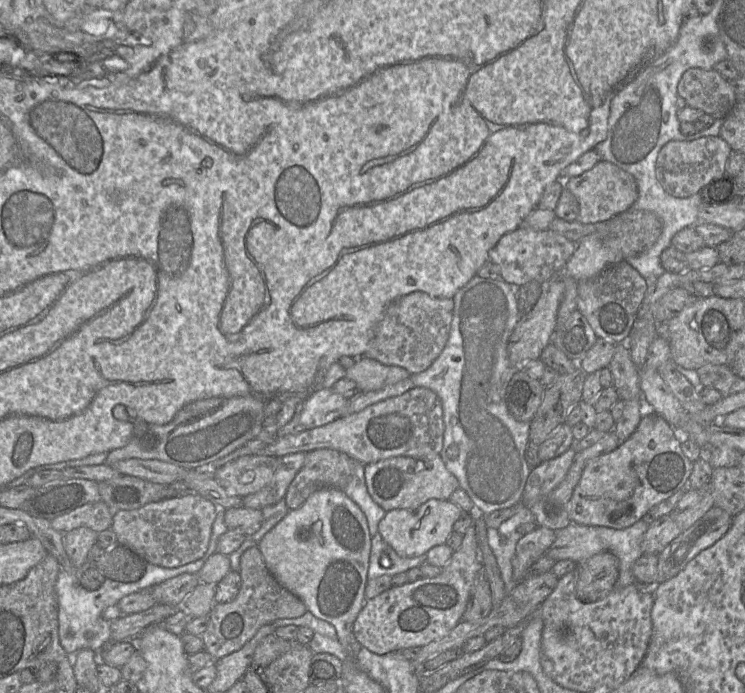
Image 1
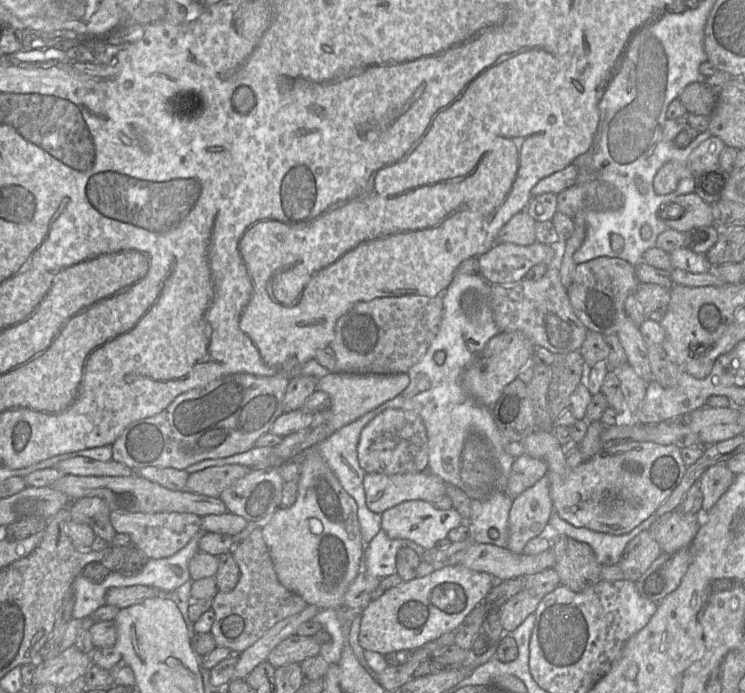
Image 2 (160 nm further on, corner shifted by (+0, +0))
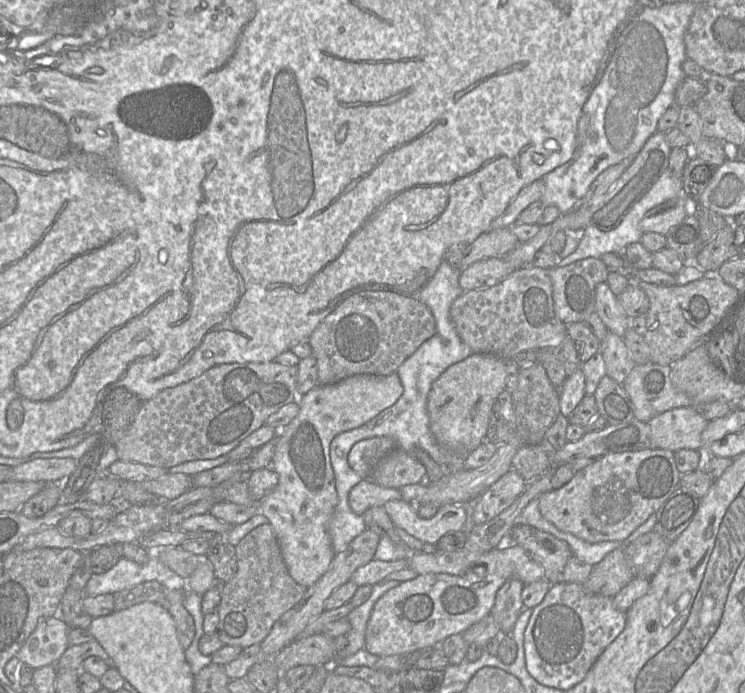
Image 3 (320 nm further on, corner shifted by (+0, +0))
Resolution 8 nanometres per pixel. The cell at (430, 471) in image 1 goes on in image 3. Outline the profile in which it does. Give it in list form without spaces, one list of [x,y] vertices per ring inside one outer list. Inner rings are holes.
[[[364,478],[350,490],[348,502],[354,513],[362,515],[371,507],[400,499],[400,489],[383,487],[370,478]]]

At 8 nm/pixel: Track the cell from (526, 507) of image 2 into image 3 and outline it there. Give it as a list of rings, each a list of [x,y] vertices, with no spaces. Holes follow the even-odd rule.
[[[515,578],[507,580],[497,591],[495,603],[491,610],[496,624],[500,628],[500,635],[509,635],[524,609],[521,593],[524,584]]]

